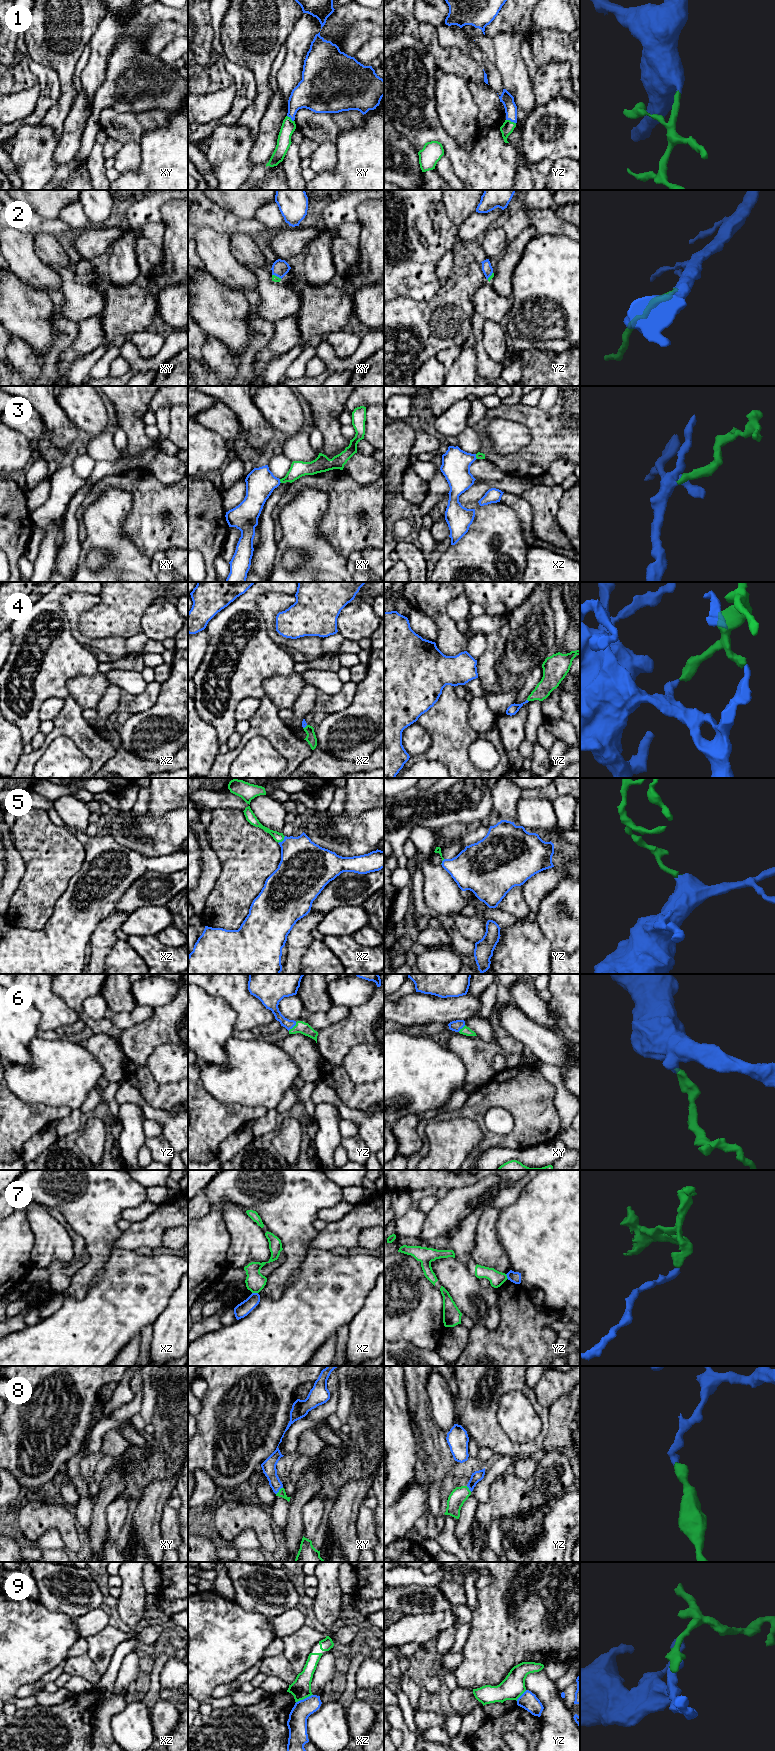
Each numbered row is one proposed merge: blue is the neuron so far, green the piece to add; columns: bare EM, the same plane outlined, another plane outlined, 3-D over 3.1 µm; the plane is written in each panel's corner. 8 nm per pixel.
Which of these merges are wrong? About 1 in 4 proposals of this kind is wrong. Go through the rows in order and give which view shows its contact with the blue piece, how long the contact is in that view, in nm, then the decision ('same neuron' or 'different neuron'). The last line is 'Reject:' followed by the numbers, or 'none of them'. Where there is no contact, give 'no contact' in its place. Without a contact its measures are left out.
1: yz | 90 nm | same neuron
2: xy | 90 nm | same neuron
3: xy | 40 nm | same neuron
4: xz | 50 nm | same neuron
5: xz | 90 nm | same neuron
6: yz | 100 nm | same neuron
7: xz | 50 nm | different neuron
8: xy | 80 nm | same neuron
9: xz | 150 nm | different neuron
Reject: 7, 9

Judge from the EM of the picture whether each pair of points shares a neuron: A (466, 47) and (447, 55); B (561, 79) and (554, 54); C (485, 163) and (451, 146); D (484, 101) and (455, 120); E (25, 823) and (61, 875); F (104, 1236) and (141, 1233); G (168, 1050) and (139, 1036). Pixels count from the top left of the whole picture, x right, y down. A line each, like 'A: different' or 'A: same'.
A: different
B: different
C: same
D: different
E: same
F: different
G: different

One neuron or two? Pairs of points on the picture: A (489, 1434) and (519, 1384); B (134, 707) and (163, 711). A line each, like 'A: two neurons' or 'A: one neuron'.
A: one neuron
B: two neurons

